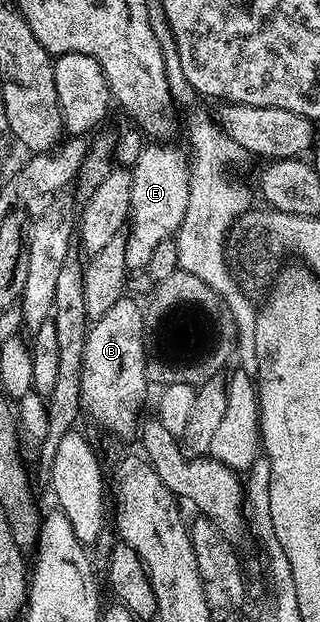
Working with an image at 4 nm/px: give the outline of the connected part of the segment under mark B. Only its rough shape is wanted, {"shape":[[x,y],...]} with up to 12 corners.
{"shape":[[117,300],[90,323],[81,406],[136,437],[149,379],[144,307]]}

